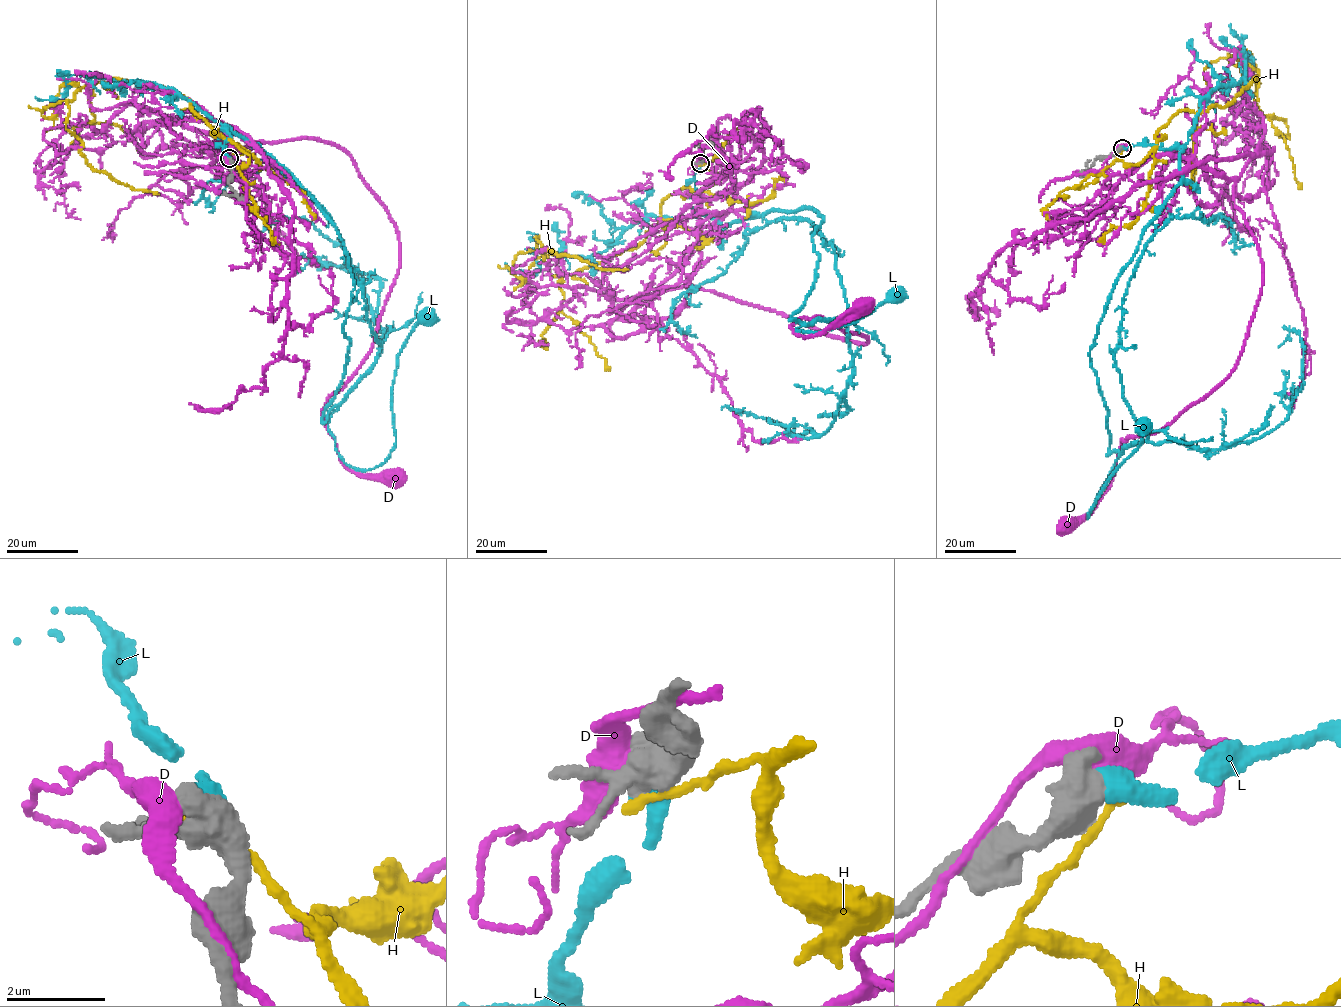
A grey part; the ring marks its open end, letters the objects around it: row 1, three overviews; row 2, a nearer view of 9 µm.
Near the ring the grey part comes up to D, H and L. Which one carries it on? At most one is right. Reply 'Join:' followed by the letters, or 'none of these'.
Join: L

